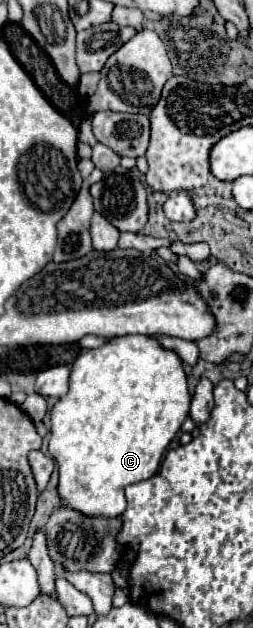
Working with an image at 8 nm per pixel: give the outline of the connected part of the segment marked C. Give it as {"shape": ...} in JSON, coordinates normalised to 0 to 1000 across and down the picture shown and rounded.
{"shape":[[[474,535],[387,557],[332,557],[285,580],[277,621],[237,634],[198,662],[190,720],[229,739],[229,787],[245,806],[308,812],[332,822],[458,825],[498,812],[490,777],[585,764],[632,745],[640,726],[711,685],[751,653],[751,624],[711,567],[648,557],[593,535]]]}

